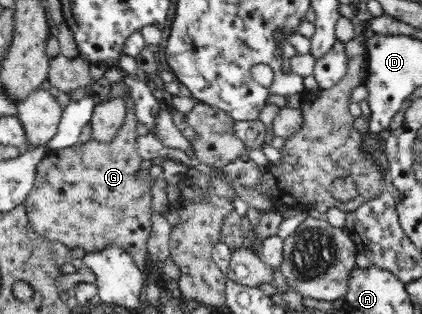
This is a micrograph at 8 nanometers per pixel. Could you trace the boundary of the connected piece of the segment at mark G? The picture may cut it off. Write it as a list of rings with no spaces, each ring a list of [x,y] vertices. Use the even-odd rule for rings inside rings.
[[[125,90],[122,96],[124,103],[126,104],[126,120],[124,124],[117,130],[115,134],[114,140],[111,140],[109,143],[98,142],[94,139],[90,139],[90,141],[85,144],[77,143],[74,146],[70,146],[68,148],[60,148],[58,150],[53,150],[52,154],[48,157],[44,158],[40,164],[38,164],[37,170],[37,178],[35,180],[34,188],[28,198],[23,202],[24,209],[26,209],[26,214],[28,217],[28,222],[30,223],[30,227],[34,229],[34,232],[41,237],[50,239],[53,242],[62,243],[65,247],[71,248],[83,248],[85,252],[98,252],[108,247],[118,247],[122,249],[122,251],[126,251],[126,253],[132,256],[136,266],[144,272],[147,268],[147,246],[146,242],[148,240],[149,227],[152,224],[152,212],[151,212],[151,189],[140,180],[140,178],[136,178],[136,173],[140,170],[140,164],[142,164],[143,158],[138,155],[138,151],[136,151],[136,138],[138,138],[138,131],[136,131],[136,125],[139,123],[138,118],[136,117],[136,111],[134,108],[134,101],[130,94]]]

